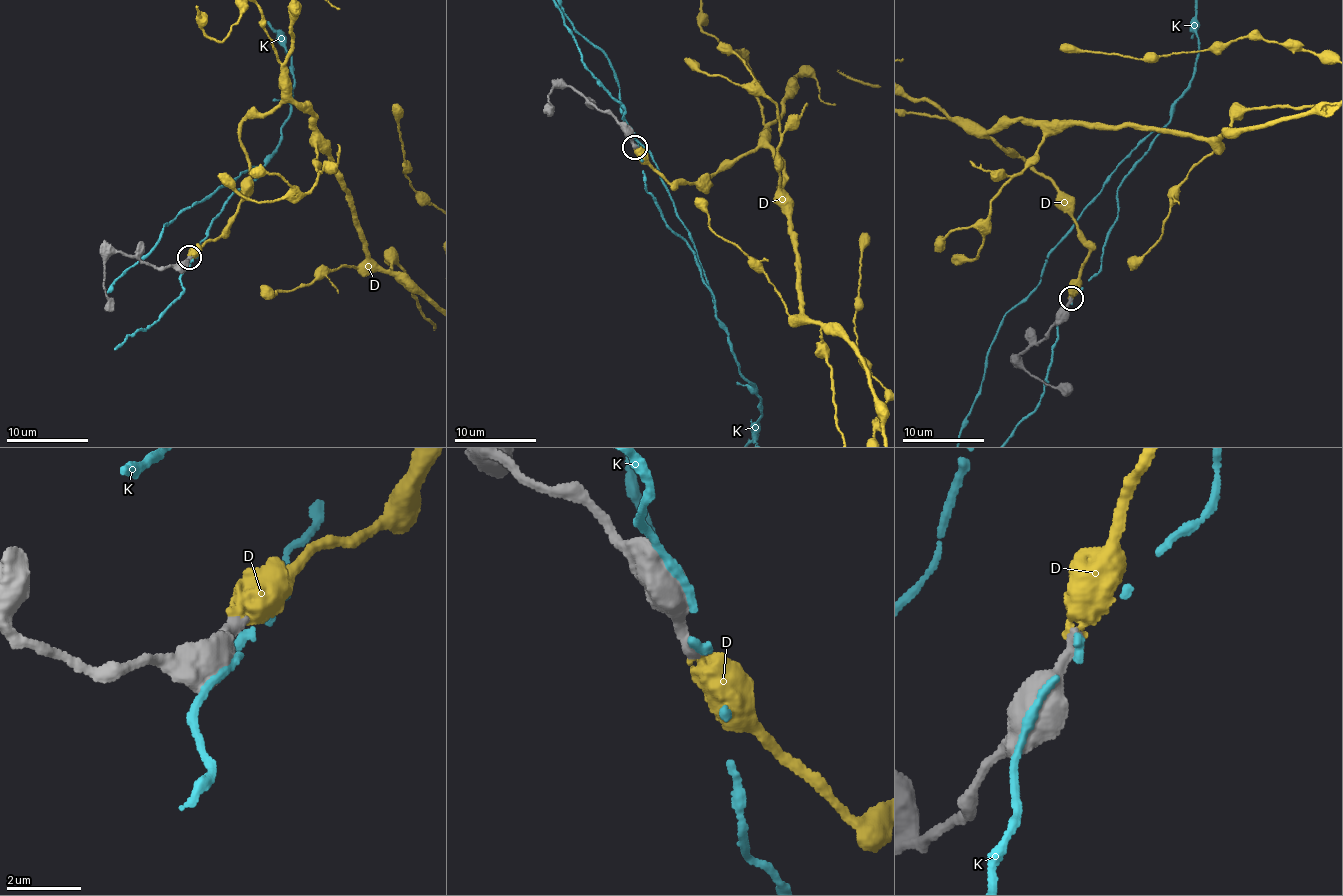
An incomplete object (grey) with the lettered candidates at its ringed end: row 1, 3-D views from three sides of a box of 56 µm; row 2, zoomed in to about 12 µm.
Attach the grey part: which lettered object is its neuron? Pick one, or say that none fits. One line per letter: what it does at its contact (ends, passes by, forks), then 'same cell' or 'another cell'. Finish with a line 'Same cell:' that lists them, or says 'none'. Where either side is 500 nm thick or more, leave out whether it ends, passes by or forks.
D: same cell
K: it ends | another cell
Same cell: D

